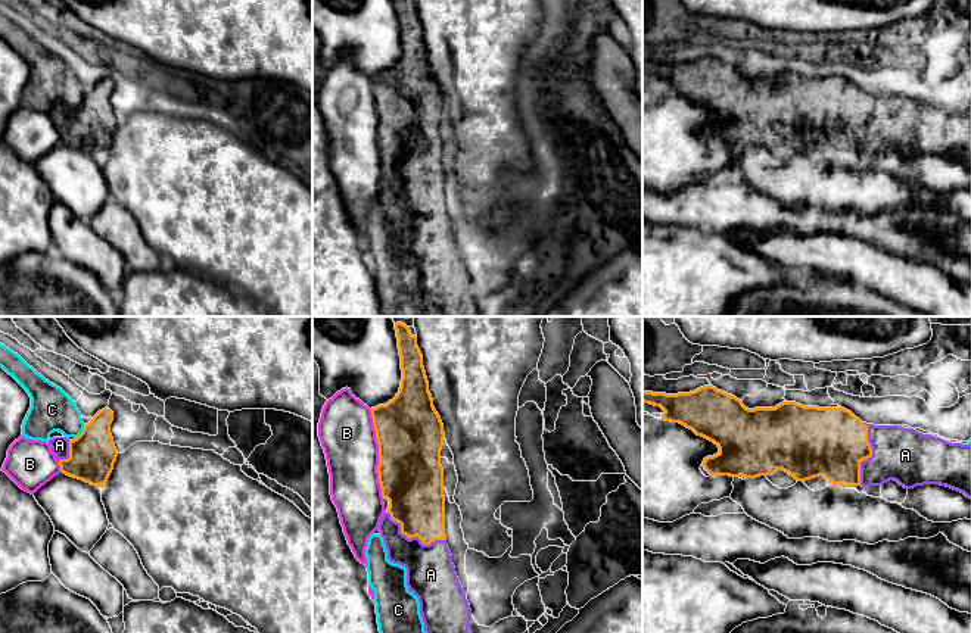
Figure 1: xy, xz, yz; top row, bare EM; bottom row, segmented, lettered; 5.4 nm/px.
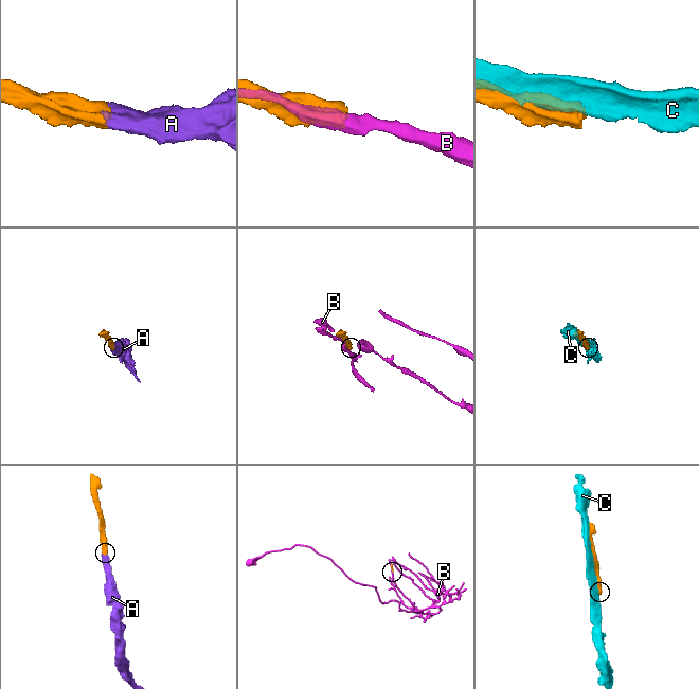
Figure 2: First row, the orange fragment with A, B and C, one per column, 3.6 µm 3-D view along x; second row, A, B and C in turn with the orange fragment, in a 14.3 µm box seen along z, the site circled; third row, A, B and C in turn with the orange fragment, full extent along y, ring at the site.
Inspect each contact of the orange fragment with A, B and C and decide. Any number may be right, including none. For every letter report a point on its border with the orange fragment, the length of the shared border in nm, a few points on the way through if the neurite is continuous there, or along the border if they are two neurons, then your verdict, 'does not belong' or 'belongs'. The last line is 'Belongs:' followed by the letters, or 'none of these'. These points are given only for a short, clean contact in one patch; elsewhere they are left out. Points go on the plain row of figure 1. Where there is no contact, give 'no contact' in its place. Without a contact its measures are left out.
A: contact xz (413, 206); length 360 nm; belongs
B: contact xz (379, 124); length 480 nm; does not belong
C: contact xy (81, 103); length 90 nm; does not belong
Belongs: A

